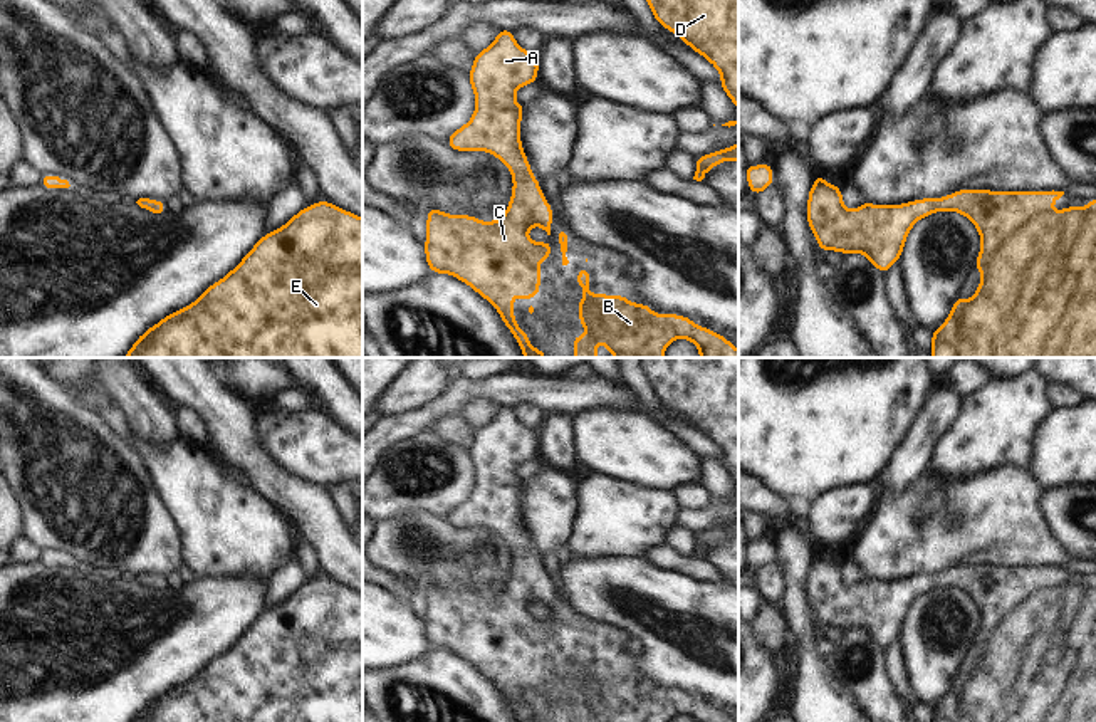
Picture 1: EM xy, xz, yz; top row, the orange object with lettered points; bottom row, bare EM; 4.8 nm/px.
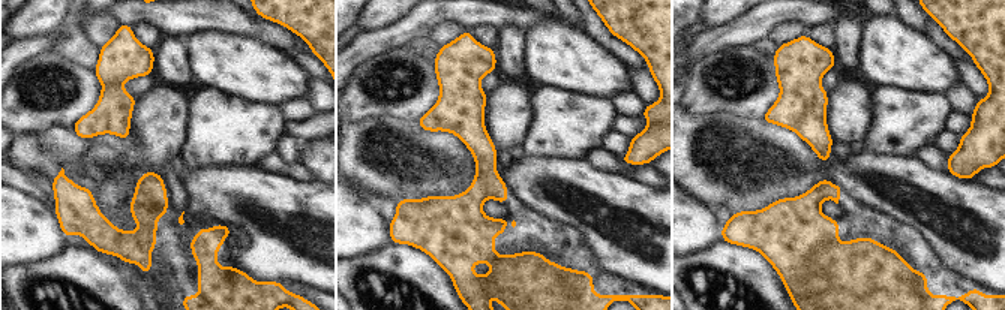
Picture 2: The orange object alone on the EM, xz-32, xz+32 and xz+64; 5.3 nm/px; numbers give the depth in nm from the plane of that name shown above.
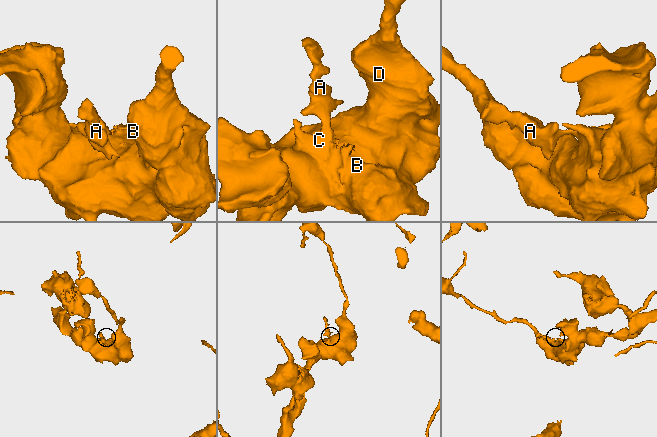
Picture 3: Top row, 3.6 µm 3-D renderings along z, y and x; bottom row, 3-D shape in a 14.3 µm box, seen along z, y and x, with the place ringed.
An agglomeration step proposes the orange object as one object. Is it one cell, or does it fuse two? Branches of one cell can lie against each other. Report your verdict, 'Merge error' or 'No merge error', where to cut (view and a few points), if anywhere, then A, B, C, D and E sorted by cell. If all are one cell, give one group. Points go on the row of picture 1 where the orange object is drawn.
No merge error. No split. Groups: A B C D E.

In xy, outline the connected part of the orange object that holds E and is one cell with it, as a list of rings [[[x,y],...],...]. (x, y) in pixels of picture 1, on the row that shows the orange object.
[[[326,200],[299,210],[195,302],[146,329],[123,358],[363,358],[363,218]]]

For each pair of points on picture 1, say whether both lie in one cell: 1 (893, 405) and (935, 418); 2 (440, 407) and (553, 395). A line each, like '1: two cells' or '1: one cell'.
1: two cells
2: one cell

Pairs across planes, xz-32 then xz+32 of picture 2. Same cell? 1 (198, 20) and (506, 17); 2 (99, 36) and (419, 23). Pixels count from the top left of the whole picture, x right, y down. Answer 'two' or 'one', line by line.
1: one
2: two

